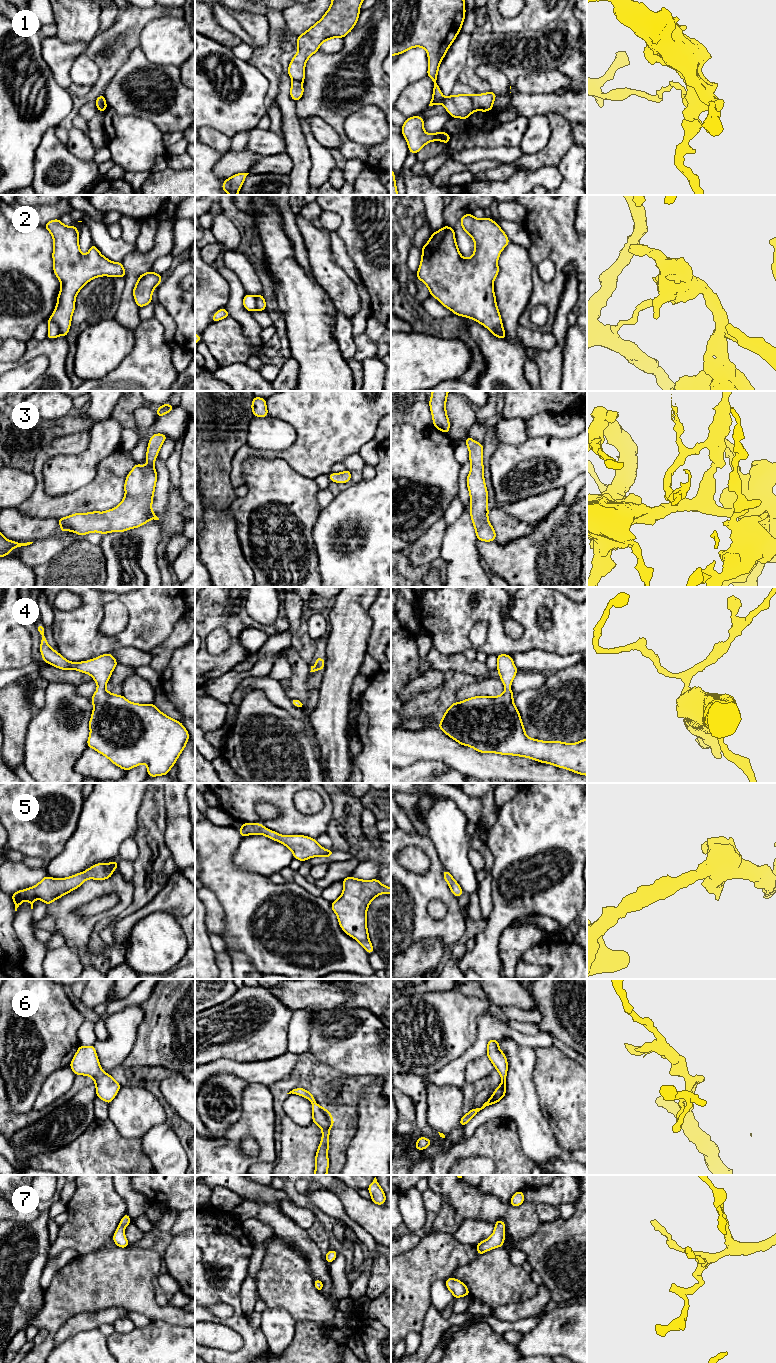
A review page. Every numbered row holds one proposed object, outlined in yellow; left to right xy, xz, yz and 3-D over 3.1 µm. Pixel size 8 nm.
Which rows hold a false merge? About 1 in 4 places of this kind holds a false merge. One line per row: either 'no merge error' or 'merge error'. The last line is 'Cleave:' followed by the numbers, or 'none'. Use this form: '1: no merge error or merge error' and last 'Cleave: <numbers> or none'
1: merge error
2: merge error
3: no merge error
4: no merge error
5: no merge error
6: no merge error
7: no merge error
Cleave: 1, 2

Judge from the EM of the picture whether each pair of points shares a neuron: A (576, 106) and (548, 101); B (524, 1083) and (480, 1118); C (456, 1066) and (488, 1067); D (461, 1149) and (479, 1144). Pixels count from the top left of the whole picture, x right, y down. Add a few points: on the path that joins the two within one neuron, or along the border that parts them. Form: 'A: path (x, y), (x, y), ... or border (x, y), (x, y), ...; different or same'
A: path (569, 105), (555, 102); same
B: path (514, 1094), (498, 1110), (491, 1112); same
C: border (485, 1054), (471, 1059), (466, 1064), (465, 1082); different
D: path (465, 1149), (475, 1146); same

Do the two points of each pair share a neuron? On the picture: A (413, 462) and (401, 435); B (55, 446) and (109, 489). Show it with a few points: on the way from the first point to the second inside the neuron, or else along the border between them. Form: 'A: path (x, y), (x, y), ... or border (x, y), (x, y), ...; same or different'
A: path (406, 455), (401, 450), (401, 442); same
B: path (39, 475), (39, 492), (49, 502), (80, 501); same

